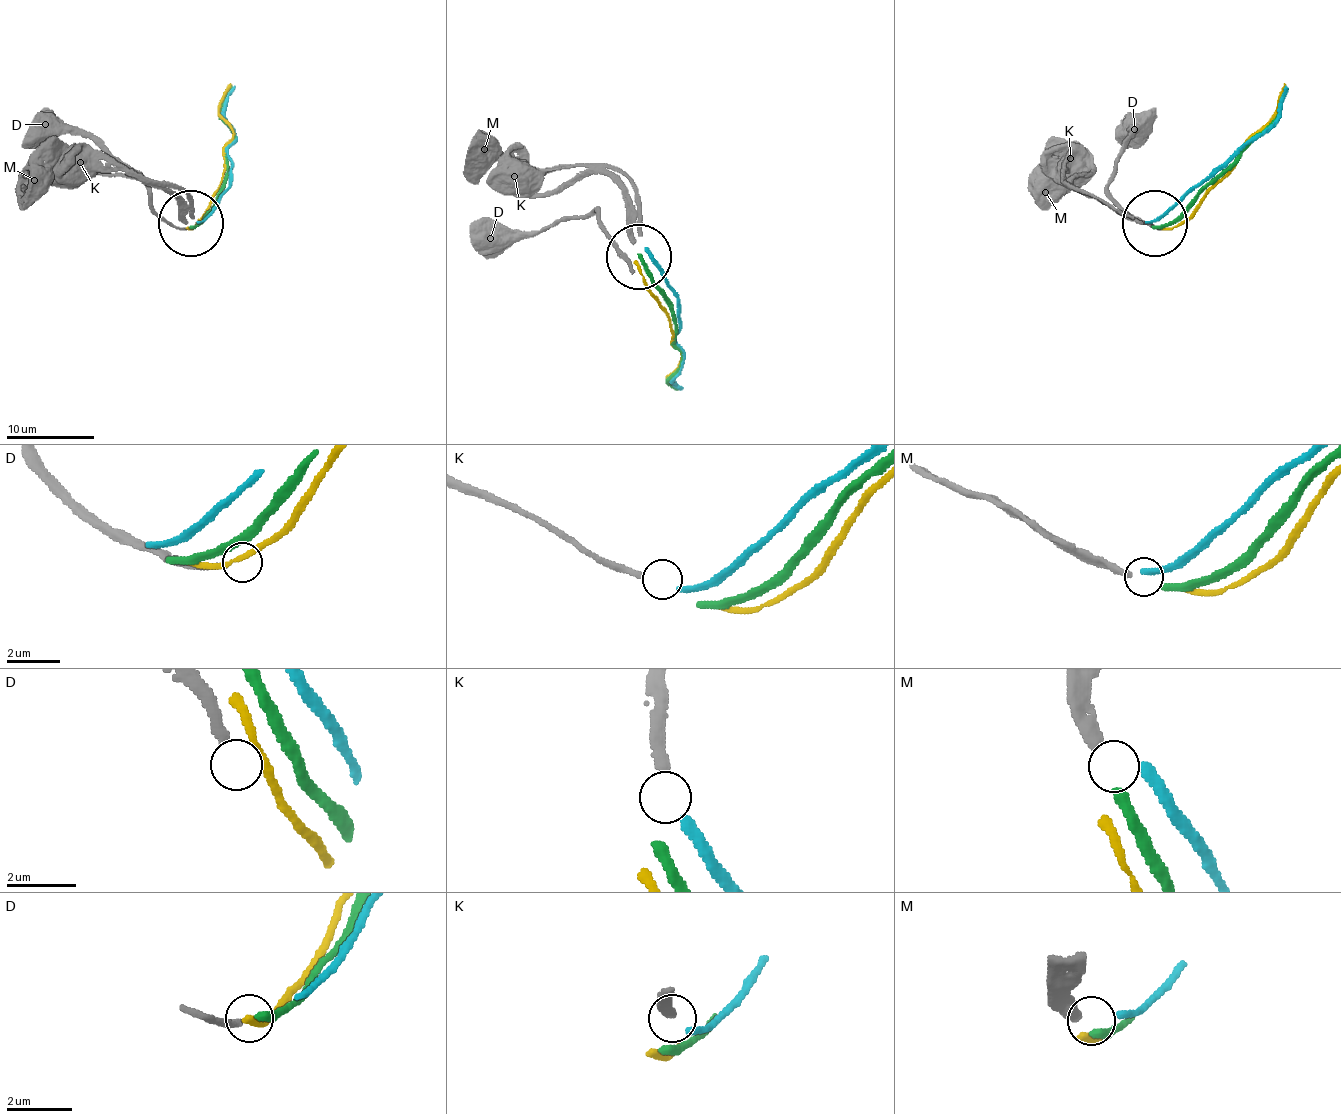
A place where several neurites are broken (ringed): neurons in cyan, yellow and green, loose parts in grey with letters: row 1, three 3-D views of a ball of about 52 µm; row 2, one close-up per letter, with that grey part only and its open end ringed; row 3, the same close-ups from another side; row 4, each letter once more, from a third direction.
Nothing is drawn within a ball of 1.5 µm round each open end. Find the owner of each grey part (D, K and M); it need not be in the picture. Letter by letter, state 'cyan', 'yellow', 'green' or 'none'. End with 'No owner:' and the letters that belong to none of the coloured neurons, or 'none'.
D: none
K: cyan
M: green
No owner: D

